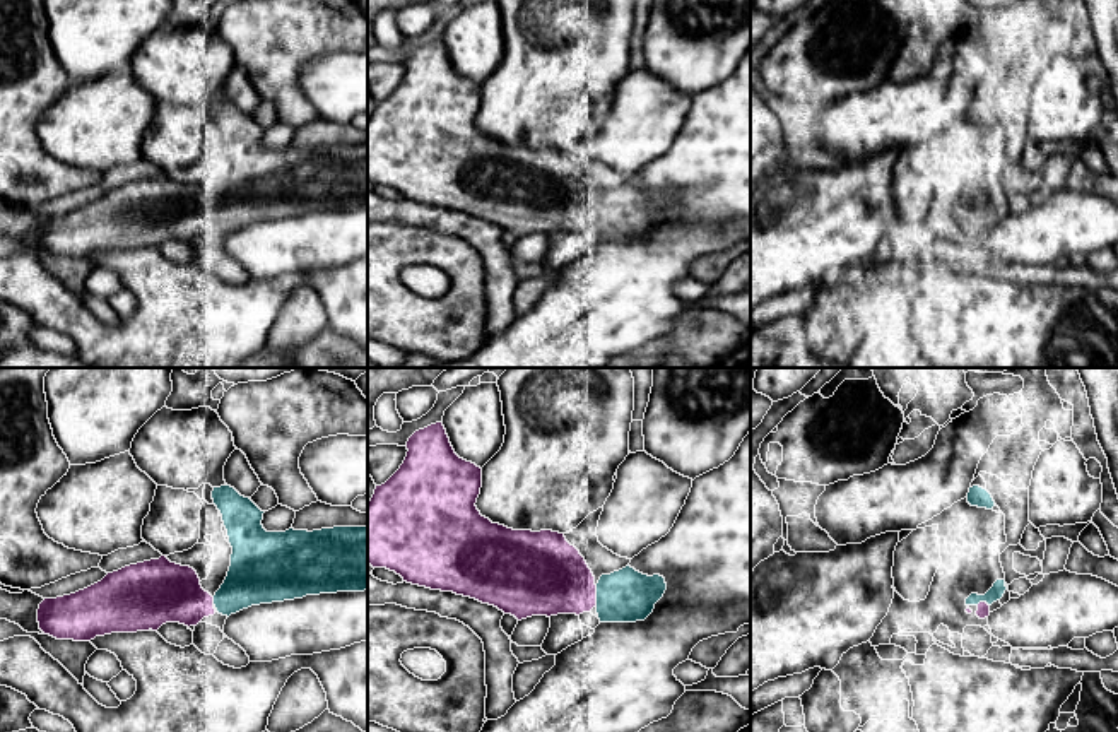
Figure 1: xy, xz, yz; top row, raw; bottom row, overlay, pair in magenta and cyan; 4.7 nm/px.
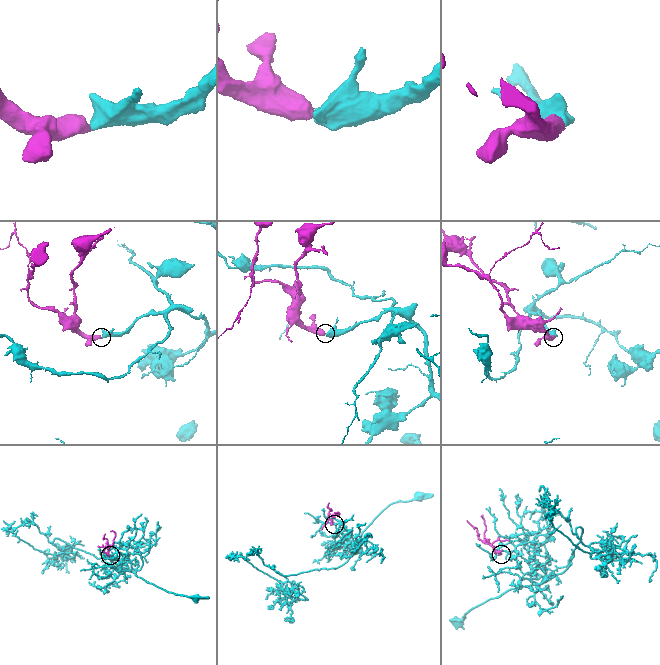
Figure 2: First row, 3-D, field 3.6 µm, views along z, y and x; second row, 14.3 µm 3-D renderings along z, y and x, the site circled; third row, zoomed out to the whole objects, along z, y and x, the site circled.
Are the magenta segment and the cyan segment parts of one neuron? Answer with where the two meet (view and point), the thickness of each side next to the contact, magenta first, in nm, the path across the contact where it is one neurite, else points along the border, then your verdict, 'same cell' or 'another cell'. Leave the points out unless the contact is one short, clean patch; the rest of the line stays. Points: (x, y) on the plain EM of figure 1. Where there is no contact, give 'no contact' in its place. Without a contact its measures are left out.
xz (595, 212) | 360/260 nm | same cell

